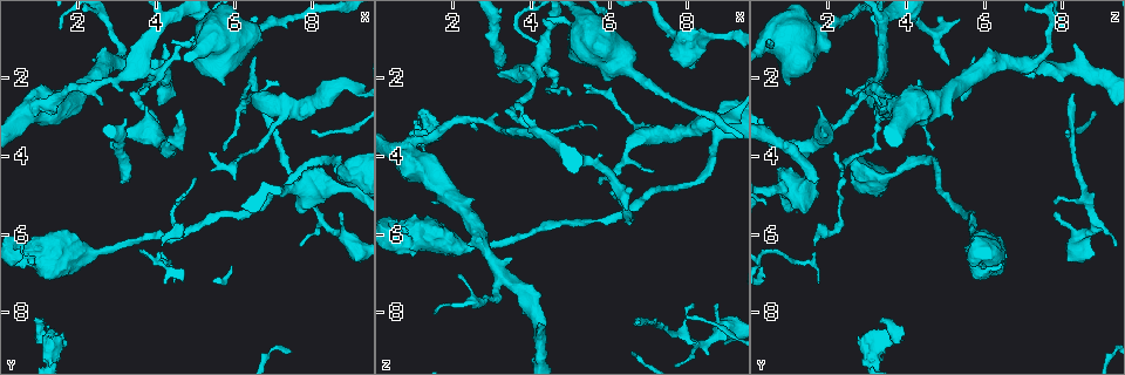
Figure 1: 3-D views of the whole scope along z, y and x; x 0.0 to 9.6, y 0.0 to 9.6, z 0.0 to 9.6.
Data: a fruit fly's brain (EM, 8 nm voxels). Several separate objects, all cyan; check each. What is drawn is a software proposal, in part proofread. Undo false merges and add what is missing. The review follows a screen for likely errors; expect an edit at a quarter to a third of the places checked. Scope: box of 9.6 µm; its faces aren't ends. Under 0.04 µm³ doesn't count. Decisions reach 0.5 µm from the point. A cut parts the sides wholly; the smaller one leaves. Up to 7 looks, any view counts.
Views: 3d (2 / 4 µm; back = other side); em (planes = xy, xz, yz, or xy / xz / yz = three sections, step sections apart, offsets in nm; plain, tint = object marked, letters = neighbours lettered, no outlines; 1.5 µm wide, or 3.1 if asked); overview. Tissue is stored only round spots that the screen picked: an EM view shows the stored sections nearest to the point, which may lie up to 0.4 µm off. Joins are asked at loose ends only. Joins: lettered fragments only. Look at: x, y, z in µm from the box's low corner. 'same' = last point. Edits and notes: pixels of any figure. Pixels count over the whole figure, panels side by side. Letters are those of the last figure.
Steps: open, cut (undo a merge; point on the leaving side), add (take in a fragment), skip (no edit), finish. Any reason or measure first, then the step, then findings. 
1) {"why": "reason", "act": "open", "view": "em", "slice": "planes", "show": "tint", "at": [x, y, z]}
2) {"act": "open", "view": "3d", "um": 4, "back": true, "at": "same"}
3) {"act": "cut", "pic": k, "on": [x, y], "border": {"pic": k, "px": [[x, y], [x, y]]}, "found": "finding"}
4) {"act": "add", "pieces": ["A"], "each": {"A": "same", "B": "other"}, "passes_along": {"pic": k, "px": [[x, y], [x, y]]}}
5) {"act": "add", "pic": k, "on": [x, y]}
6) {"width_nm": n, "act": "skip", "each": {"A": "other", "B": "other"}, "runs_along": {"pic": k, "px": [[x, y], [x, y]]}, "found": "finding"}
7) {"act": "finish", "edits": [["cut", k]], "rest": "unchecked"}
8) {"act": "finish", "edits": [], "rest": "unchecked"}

{"why": "an open end", "act": "open", "view": "3d", "um": 2, "at": [3.05, 4.70, 1.70]}

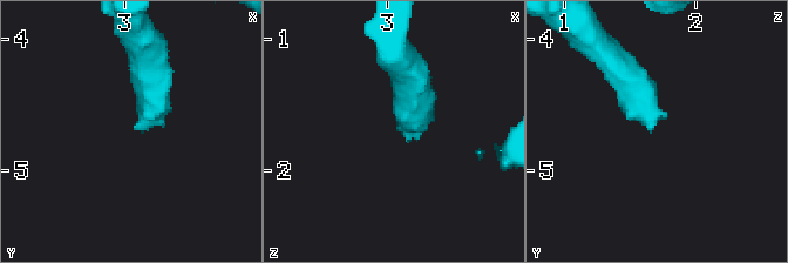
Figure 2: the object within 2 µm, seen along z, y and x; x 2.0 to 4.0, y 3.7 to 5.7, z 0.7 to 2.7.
{"act": "open", "view": "em", "slice": "yz", "step": 4, "show": "plain", "at": [3.10, 4.70, 1.66]}

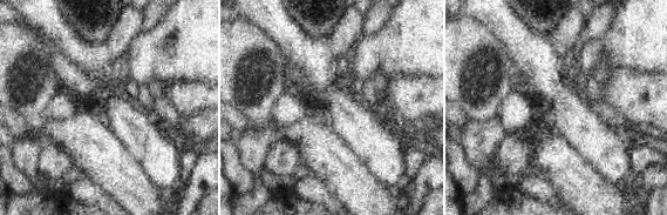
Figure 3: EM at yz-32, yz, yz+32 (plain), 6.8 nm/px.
{"why": "what lies round it", "act": "open", "view": "em", "slice": "yz", "step": 4, "show": "letters", "at": "same"}

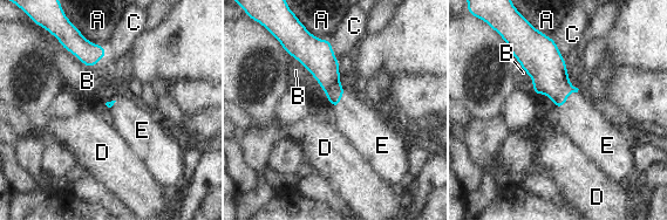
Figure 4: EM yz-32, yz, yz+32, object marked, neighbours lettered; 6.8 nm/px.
{"act": "add", "pieces": ["E"], "each": {"A": "other", "B": "other", "C": "other", "D": "other", "E": "same"}, "found": "it goes on there"}

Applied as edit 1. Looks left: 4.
{"why": "redraw", "act": "open", "view": "overview"}

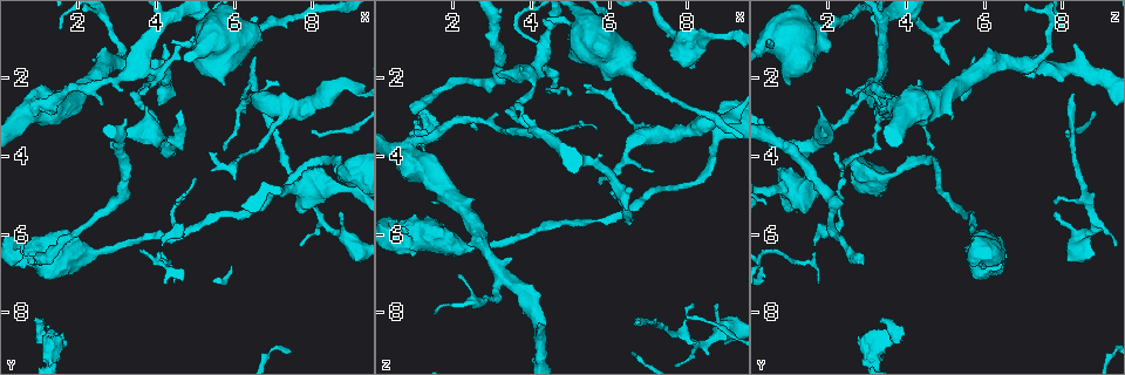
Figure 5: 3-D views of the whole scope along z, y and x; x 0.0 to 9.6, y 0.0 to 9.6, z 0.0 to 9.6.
{"why": "branch stops here", "act": "open", "view": "3d", "um": 2, "at": [6.55, 2.55, 5.40]}

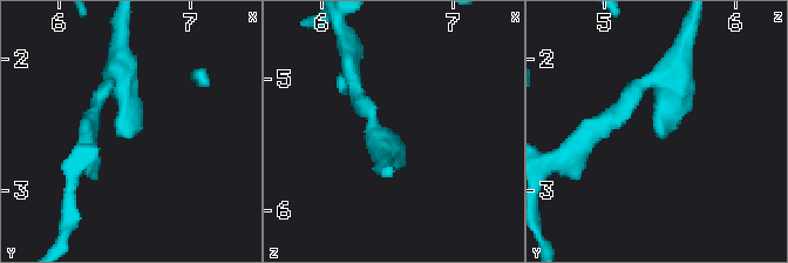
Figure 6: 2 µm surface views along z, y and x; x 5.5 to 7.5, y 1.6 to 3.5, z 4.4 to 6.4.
{"act": "open", "view": "em", "slice": "planes", "show": "letters", "at": [6.54, 2.62, 5.46]}

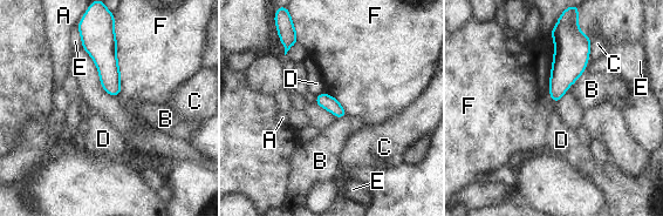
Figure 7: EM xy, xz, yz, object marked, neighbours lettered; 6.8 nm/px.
{"act": "skip", "each": {"A": "other", "B": "other", "C": "other", "D": "other", "E": "other", "F": "other"}, "found": "no lettered fragment goes on from it"}

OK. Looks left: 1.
{"act": "finish", "edits": [["add", 4]], "rest": "unchecked"}

